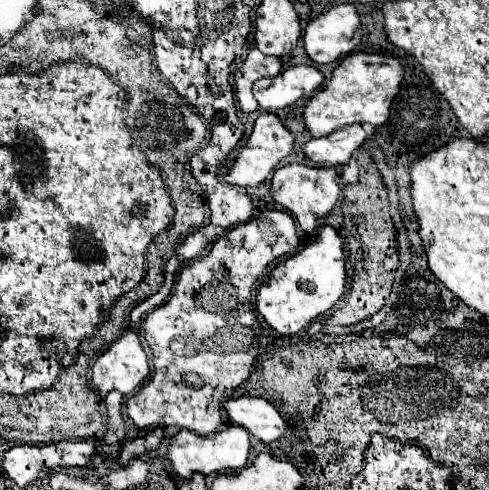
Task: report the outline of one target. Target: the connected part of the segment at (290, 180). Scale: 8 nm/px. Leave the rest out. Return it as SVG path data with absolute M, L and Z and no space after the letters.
M290 163L280 167L272 177L272 197L276 203L286 207L300 223L300 229L312 237L318 229L318 219L326 217L336 201L342 195L342 187L338 183L338 173L332 167L308 167L300 163Z

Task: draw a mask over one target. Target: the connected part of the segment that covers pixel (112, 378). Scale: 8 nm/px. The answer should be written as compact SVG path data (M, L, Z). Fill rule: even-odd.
M124 333L124 337L118 337L96 359L92 367L92 381L102 395L108 394L112 389L118 389L122 395L132 395L142 387L148 375L150 375L150 365L148 365L148 355L140 343L140 333Z

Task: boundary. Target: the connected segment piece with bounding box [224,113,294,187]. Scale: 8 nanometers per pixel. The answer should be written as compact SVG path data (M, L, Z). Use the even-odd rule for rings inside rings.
M262 113L254 123L254 129L248 137L248 143L240 149L238 159L232 163L232 167L228 169L224 179L232 185L238 185L238 187L254 187L270 177L270 173L278 167L278 163L292 153L292 147L294 147L294 135L280 121L280 117L274 113Z

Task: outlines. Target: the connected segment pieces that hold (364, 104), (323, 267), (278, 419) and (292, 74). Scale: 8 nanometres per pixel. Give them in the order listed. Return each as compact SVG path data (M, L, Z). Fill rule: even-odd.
M360 51L344 57L334 69L332 79L324 85L324 89L316 91L316 95L306 105L304 121L308 131L312 137L324 137L352 123L370 123L374 127L384 125L388 121L392 101L400 91L402 79L404 67L396 57L368 55Z
M324 225L318 229L316 239L302 247L296 255L280 263L270 271L266 283L258 289L256 309L266 323L282 335L294 335L316 319L330 311L338 299L346 293L346 251L340 233Z
M242 395L238 399L230 399L224 407L232 423L244 427L248 433L264 443L278 441L288 431L286 419L270 401L262 397Z
M296 65L276 77L264 77L254 83L254 97L264 111L276 111L294 105L304 95L312 95L324 83L324 73L312 65Z

